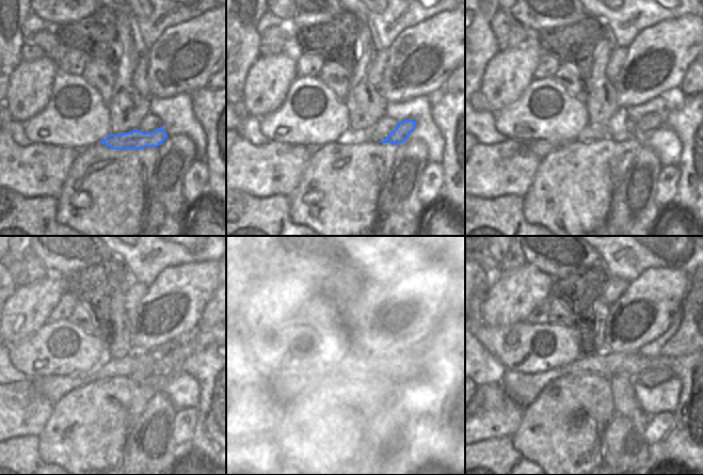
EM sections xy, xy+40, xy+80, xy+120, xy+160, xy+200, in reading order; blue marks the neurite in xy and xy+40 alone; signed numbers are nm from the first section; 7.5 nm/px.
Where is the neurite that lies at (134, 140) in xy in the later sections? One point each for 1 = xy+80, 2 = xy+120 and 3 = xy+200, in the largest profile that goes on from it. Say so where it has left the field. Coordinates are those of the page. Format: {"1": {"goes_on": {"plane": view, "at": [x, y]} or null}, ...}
{"1": {"goes_on": {"plane": "xy+80", "at": [645, 126]}}, "2": {"goes_on": {"plane": "xy+120", "at": [171, 364]}}, "3": {"goes_on": {"plane": "xy+200", "at": [682, 343]}}}

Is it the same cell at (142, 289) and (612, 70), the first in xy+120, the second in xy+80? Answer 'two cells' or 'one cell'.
one cell

